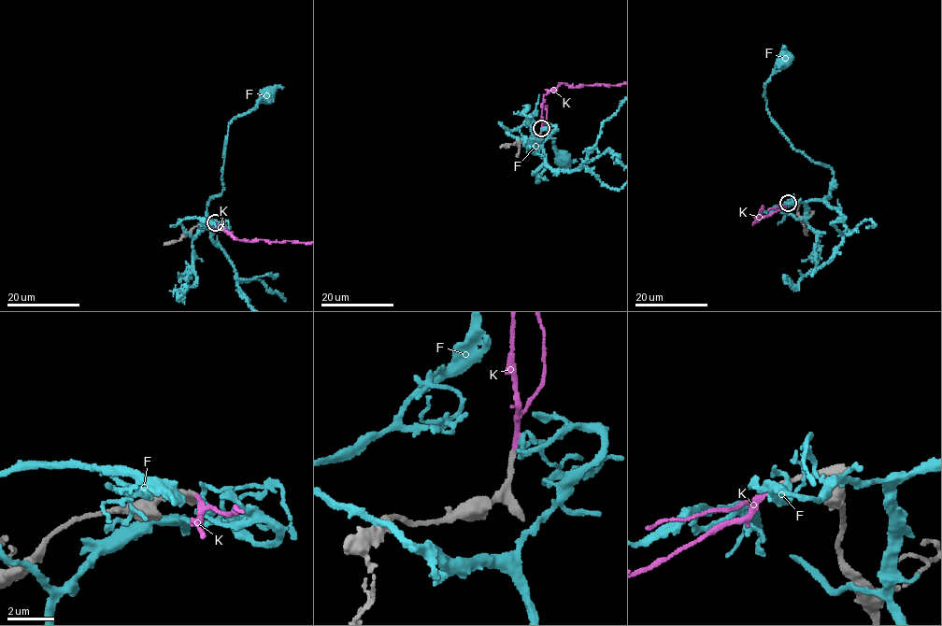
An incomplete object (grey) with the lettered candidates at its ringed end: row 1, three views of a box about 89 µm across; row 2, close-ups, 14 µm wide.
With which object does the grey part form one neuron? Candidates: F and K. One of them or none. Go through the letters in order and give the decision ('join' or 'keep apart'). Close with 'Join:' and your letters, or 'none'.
F: keep apart
K: join
Join: K

